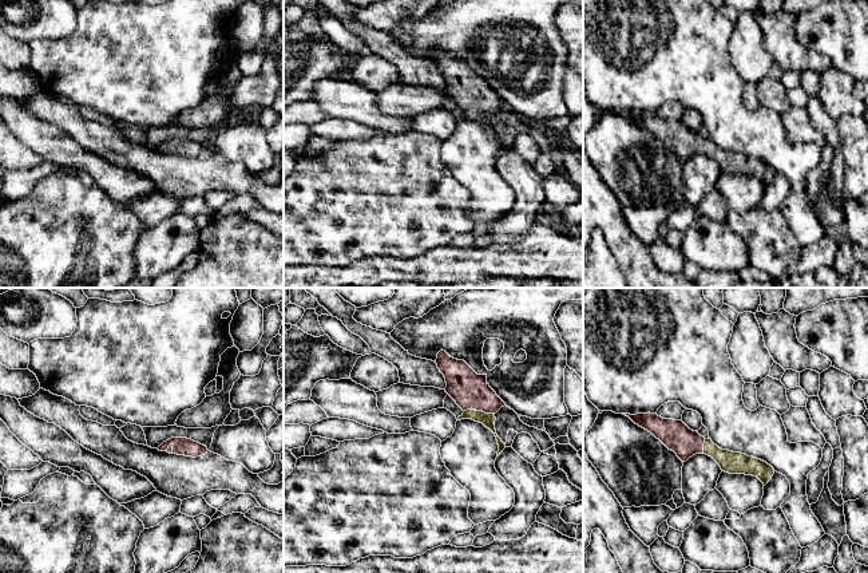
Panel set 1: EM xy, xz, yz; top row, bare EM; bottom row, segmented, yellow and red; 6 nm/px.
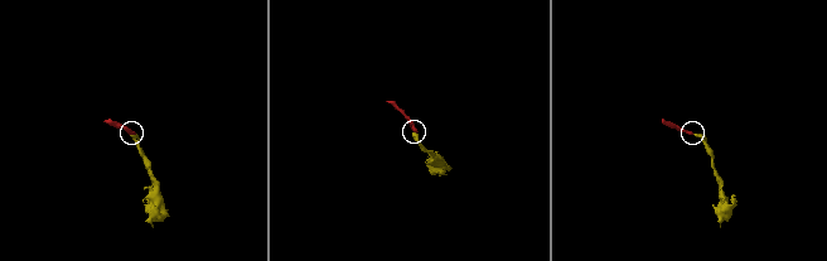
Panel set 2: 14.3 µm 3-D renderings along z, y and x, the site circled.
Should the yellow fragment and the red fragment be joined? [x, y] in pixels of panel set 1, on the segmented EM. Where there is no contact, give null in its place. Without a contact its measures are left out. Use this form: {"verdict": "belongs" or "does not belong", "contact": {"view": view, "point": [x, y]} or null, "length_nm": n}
{"verdict": "belongs", "contact": {"view": "xz", "point": [479, 411]}, "length_nm": 180}

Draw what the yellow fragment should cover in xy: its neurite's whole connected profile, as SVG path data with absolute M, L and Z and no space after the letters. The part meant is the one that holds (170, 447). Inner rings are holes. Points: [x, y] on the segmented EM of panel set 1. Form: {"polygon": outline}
{"polygon": "M171 438L163 442L158 450L193 458L202 457L209 451L206 446L187 438Z"}

